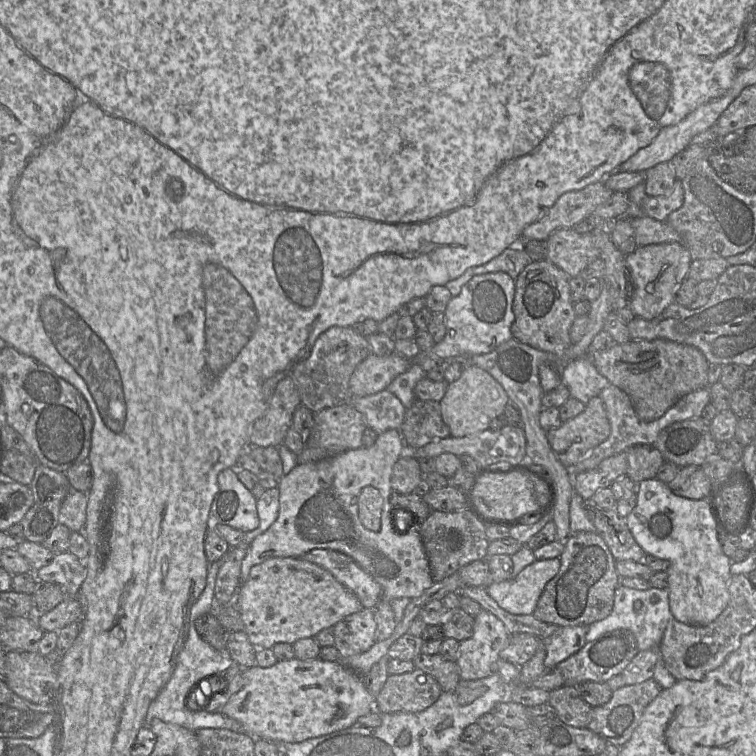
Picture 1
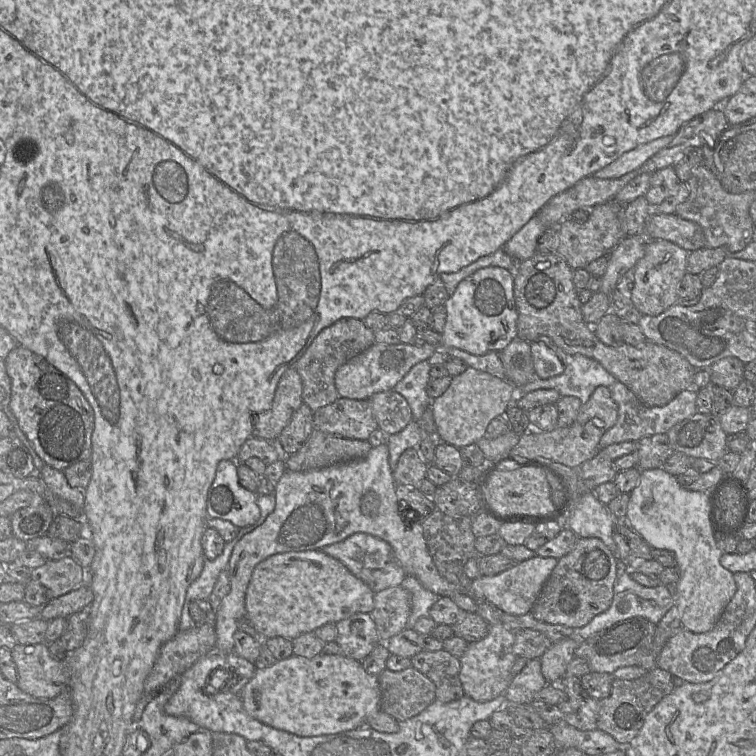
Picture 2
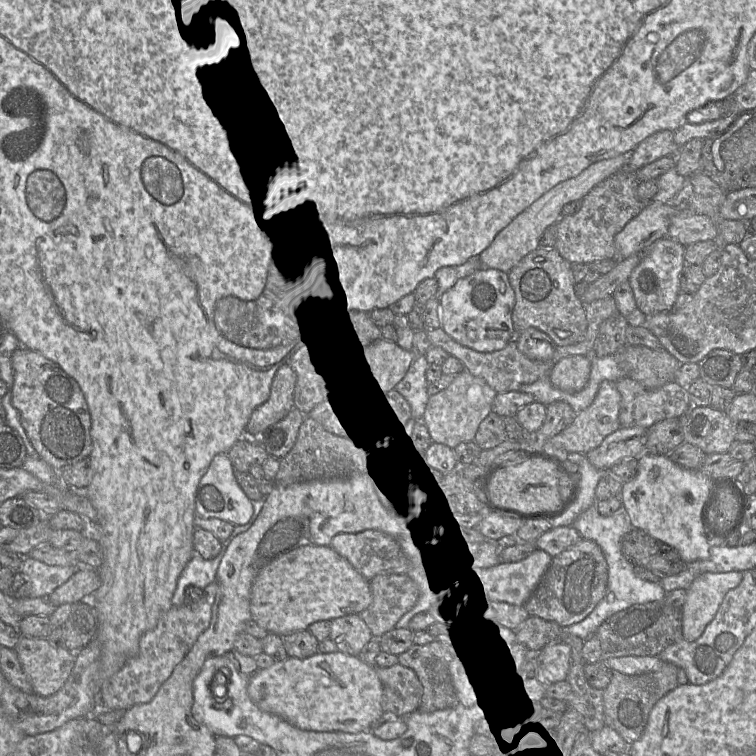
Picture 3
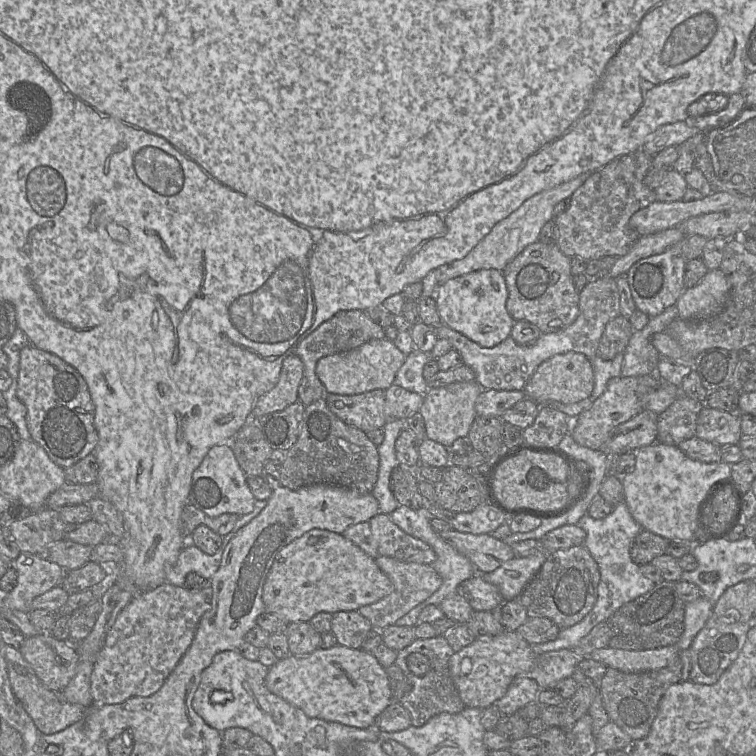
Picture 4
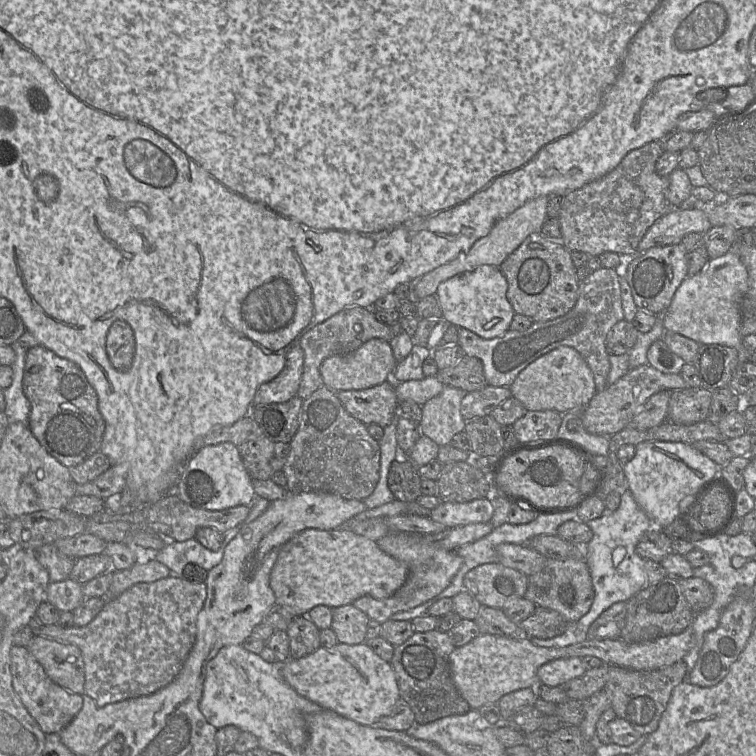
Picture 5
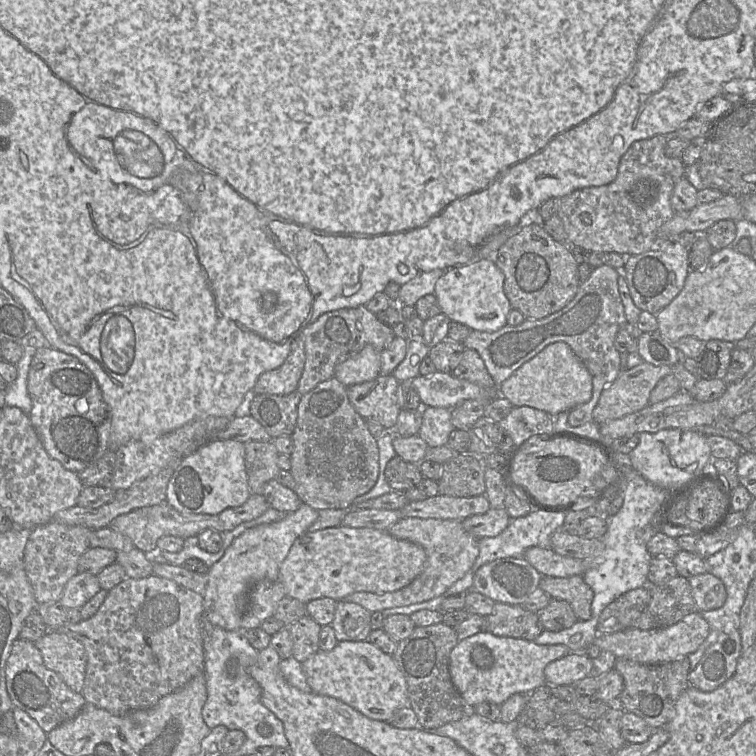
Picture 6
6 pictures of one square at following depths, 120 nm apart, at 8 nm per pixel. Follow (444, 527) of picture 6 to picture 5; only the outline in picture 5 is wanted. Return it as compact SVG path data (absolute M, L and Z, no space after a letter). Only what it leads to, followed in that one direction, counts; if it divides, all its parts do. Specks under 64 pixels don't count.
M391 532L377 541L377 544L383 552L408 567L404 584L391 596L384 599L363 596L352 603L367 614L369 619L376 620L380 624L396 613L411 610L437 596L448 587L463 563L463 559L455 551L434 545L422 534Z

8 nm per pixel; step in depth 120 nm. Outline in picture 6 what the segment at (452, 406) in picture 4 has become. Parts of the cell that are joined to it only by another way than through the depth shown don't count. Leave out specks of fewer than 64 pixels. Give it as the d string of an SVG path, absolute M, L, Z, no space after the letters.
M422 407L422 425L418 435L429 447L446 445L454 429L451 422L451 409Z

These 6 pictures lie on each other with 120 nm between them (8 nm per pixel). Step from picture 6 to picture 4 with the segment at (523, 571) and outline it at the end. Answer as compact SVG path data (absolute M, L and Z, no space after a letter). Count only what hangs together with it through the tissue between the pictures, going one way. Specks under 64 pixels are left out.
M480 573L461 582L456 590L474 611L493 611L504 601L498 588L484 580Z

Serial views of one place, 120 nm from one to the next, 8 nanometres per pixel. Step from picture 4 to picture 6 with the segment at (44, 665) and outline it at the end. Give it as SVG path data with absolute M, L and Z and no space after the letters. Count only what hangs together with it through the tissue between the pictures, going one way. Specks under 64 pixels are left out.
M47 631L34 644L41 652L44 665L57 673L70 689L82 693L87 665L84 645L58 631Z

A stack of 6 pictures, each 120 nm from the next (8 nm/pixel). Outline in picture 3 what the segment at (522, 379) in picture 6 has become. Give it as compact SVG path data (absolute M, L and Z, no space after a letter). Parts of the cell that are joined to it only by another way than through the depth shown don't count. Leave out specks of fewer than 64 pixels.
M584 355L567 356L557 361L549 372L551 384L567 393L581 391L591 372L590 358Z

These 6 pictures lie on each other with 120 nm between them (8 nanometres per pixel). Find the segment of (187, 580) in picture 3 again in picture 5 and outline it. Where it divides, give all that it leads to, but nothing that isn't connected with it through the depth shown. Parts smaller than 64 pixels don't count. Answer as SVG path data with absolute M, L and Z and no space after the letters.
M194 538L183 542L168 541L162 550L157 551L153 559L167 566L172 576L182 578L182 572L188 563L197 564L206 571L217 566L224 556L223 548L211 551Z

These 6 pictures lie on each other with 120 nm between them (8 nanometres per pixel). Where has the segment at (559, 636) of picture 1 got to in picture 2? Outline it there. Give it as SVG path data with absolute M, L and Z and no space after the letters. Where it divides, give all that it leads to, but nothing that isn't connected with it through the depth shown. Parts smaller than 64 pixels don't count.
M564 639L564 640L561 640L558 642L554 642L550 645L550 647L540 657L541 671L542 671L542 674L548 684L557 684L559 682L559 680L564 676L566 669L568 667L568 664L571 662L571 660L575 656L575 651L576 651L577 647L579 646L579 641L584 641L584 640Z

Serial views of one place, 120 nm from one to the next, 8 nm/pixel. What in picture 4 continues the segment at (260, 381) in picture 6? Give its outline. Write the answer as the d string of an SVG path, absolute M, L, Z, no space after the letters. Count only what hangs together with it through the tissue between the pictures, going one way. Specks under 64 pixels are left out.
M296 354L285 358L277 384L258 398L252 409L251 418L258 418L265 414L281 411L296 402L302 376L302 360Z

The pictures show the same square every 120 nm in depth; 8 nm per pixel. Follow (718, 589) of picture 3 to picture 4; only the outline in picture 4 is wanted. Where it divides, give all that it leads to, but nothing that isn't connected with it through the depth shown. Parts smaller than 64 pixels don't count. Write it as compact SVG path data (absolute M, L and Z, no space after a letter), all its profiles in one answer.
M703 596L686 603L684 632L677 644L679 650L689 649L699 631L711 616L714 605Z

